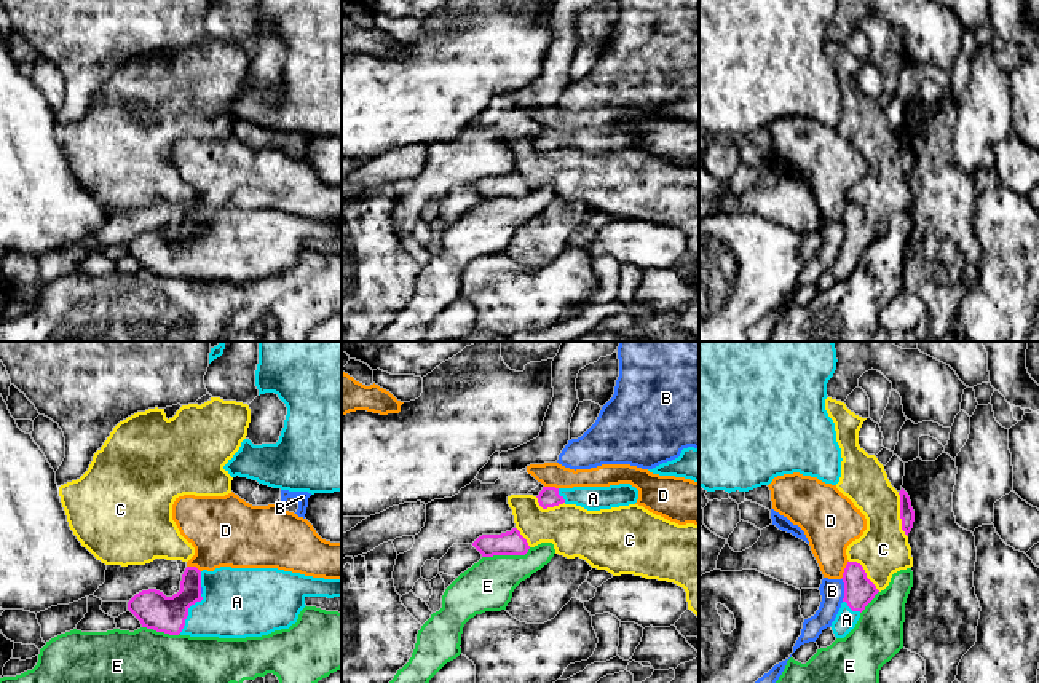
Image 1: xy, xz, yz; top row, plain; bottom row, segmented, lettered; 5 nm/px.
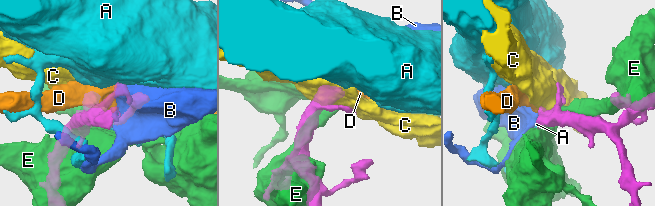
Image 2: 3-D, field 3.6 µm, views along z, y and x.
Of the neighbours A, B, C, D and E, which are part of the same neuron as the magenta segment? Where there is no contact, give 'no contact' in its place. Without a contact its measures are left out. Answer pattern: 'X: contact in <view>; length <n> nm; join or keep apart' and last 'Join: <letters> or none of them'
A: contact in xy; length 240 nm; join
B: contact in yz; length 120 nm; keep apart
C: contact in yz; length 220 nm; keep apart
D: contact in yz; length 100 nm; keep apart
E: contact in xz; length 260 nm; keep apart
Join: A

